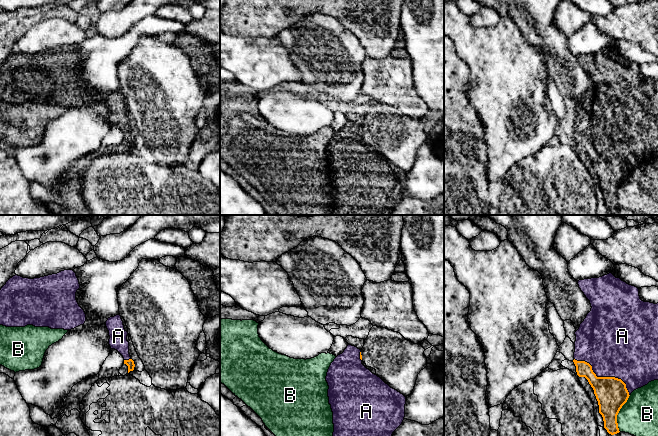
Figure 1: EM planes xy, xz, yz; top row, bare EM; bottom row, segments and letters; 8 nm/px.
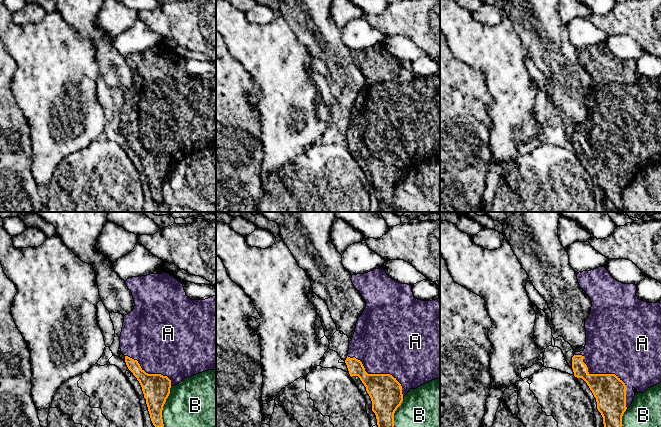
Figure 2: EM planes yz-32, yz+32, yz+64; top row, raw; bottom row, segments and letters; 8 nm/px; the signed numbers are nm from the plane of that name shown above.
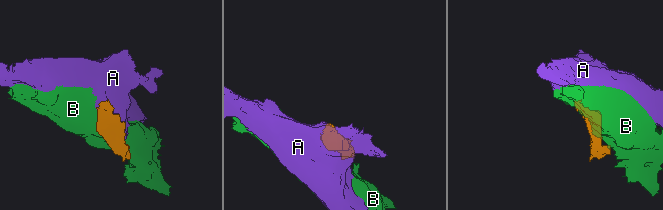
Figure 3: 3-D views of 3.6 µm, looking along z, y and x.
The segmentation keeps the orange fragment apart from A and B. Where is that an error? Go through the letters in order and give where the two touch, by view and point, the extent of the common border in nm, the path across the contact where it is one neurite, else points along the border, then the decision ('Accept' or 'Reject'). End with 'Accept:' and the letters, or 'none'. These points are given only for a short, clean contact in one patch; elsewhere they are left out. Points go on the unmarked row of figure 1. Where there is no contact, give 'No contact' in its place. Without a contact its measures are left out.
A: Touches orange at yz (603, 153). Shared border 550 nm. Accept
B: Touches orange at yz (618, 188). Shared border 300 nm. Reject
Accept: A

